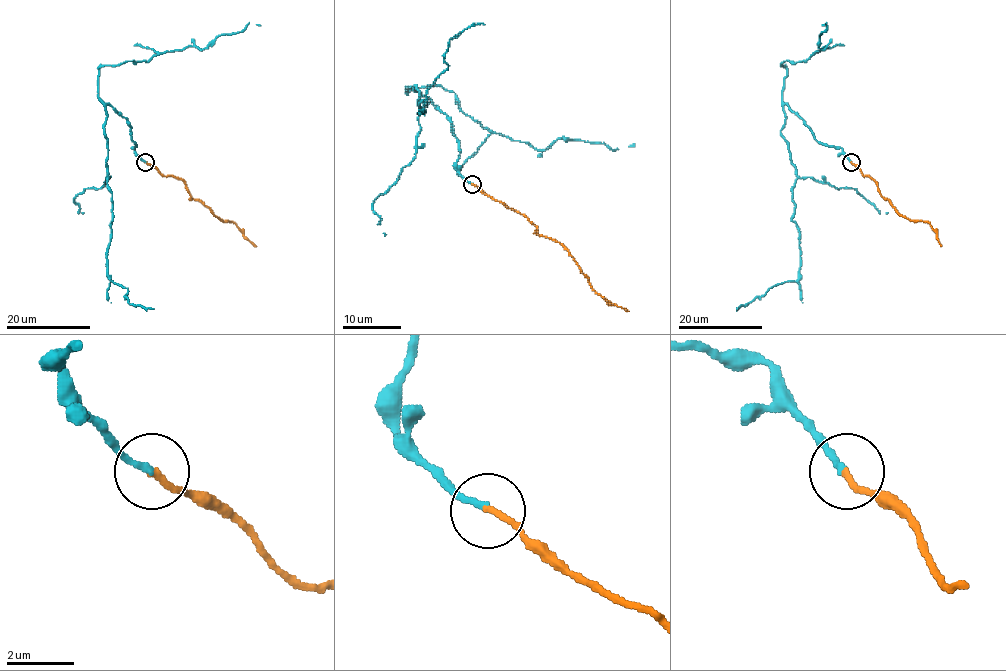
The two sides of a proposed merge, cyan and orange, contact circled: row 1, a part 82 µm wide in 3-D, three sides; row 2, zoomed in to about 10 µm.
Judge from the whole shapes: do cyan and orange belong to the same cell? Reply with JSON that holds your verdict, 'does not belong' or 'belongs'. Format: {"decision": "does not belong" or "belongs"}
{"decision": "belongs"}

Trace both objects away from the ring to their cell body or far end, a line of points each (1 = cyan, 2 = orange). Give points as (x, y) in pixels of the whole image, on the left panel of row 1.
1: (145, 161), (136, 153), (130, 123), (106, 105), (108, 277), (128, 289), (131, 304), (154, 309)
2: (145, 161), (164, 176), (181, 179), (191, 198), (201, 201), (221, 220), (233, 222), (256, 246)

